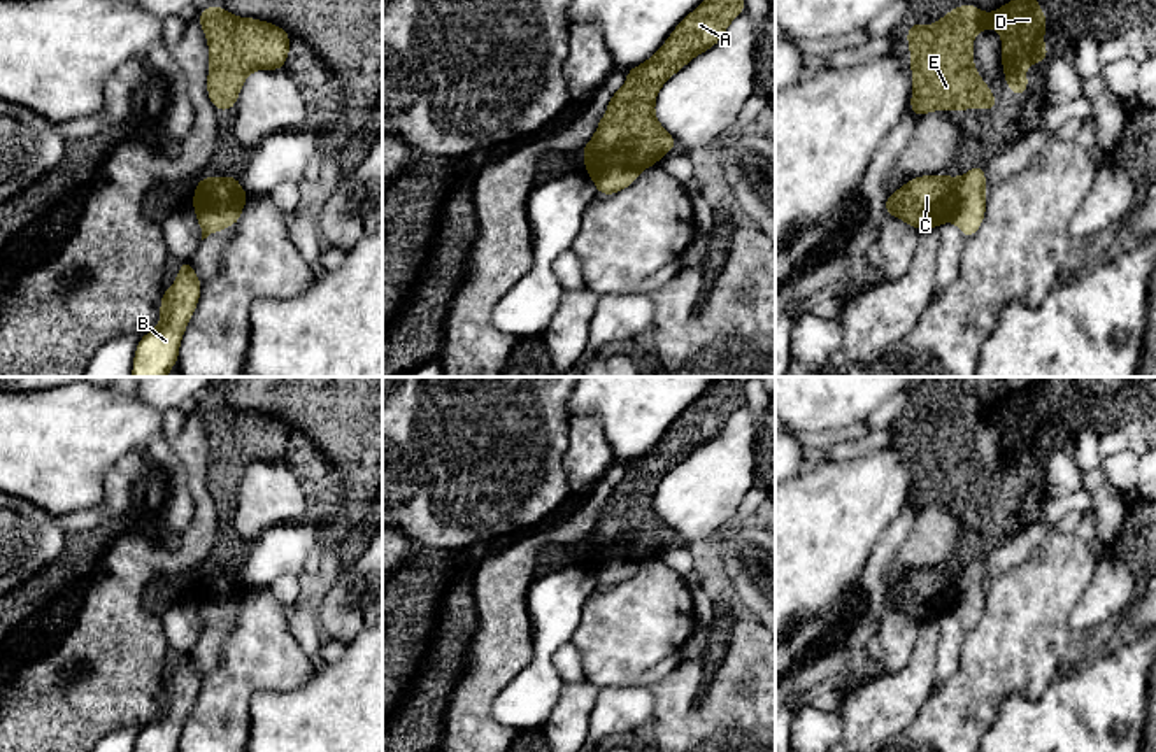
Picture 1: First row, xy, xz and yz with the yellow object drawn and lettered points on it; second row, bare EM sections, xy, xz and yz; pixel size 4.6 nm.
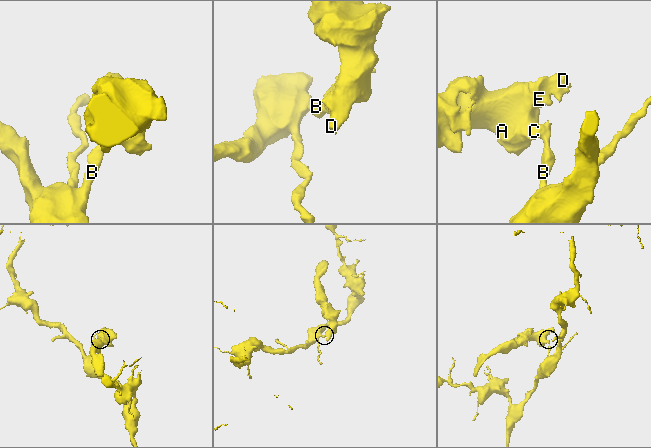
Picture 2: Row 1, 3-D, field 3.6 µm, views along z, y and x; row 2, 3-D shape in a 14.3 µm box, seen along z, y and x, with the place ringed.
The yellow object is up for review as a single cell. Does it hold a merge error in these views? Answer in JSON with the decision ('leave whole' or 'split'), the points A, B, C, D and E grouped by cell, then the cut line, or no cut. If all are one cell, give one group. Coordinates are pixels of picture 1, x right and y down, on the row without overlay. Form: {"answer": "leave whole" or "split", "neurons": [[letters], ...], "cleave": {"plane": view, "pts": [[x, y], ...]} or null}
{"answer": "split", "neurons": [["A", "C", "D", "E"], ["B"]], "cleave": {"plane": "xy", "pts": [[241, 600], [220, 579], [216, 593], [195, 605]]}}

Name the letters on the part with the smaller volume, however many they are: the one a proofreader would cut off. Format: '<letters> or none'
A, C, D, E

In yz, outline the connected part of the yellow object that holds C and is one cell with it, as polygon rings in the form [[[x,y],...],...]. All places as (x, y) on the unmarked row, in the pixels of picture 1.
[[[942,566],[914,570],[886,589],[886,607],[905,614],[917,624],[938,621],[954,612],[961,575],[963,570]]]

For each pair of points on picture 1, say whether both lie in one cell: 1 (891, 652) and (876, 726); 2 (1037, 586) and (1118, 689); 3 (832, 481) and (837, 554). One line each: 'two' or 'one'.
1: two
2: two
3: one

